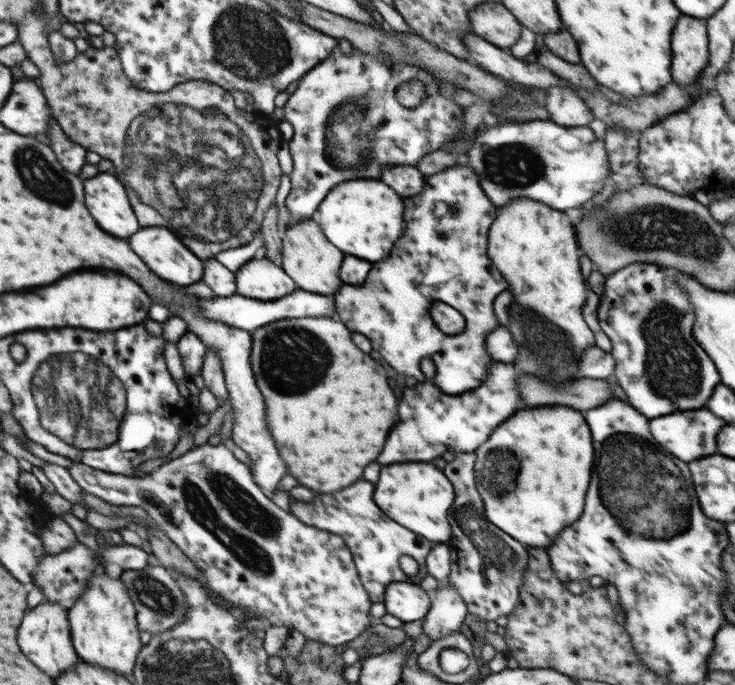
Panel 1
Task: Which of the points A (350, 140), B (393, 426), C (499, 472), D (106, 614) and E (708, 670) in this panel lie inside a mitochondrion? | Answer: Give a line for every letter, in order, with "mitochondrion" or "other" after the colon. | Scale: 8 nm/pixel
A: mitochondrion
B: other
C: mitochondrion
D: other
E: other

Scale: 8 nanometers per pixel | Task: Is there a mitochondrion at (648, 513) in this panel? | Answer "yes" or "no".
yes

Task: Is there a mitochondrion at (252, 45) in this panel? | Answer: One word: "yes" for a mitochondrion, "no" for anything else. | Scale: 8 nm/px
yes

